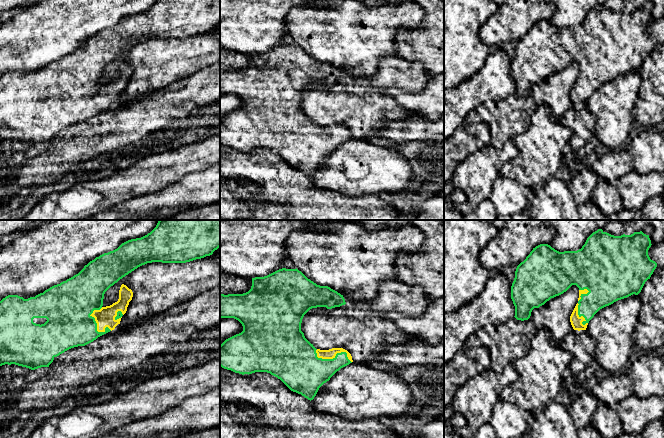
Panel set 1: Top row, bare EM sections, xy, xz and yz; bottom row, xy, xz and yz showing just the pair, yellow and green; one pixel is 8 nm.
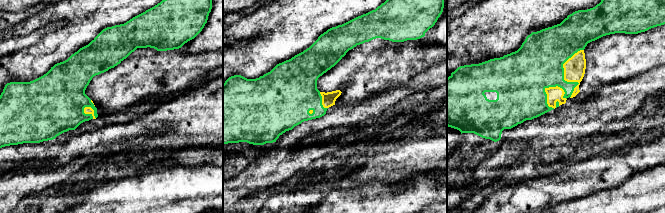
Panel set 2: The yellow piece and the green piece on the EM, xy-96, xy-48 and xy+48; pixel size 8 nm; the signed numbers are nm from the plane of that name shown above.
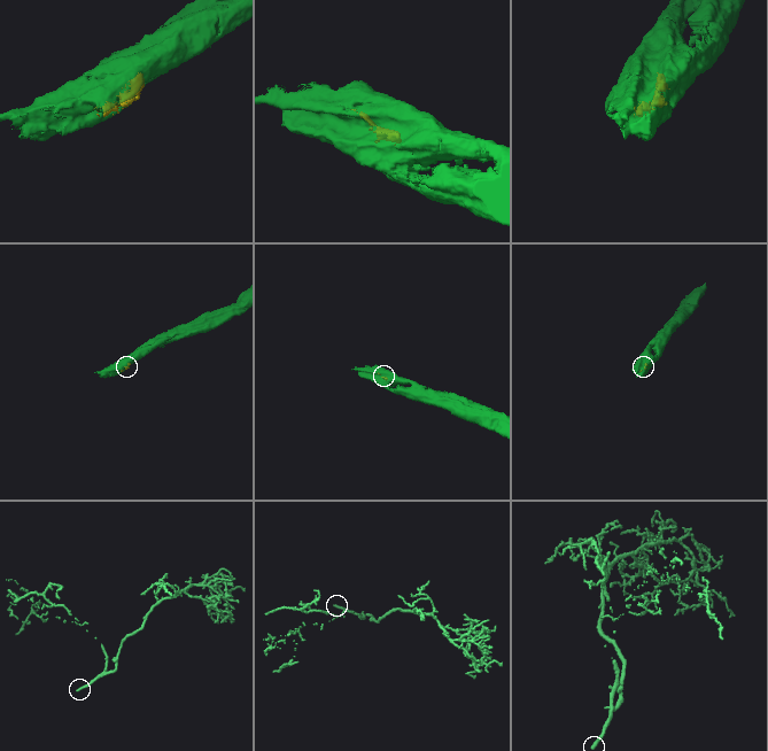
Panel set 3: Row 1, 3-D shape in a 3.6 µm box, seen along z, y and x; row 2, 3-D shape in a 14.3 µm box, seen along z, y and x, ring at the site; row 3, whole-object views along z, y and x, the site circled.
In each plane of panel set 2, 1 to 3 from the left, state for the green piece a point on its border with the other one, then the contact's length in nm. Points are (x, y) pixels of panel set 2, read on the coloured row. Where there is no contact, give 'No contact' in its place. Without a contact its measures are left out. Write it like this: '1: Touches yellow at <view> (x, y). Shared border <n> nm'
1: Touches yellow at xy-96 (93, 110). Shared border 130 nm
2: Touches yellow at xy-48 (322, 101). Shared border 150 nm
3: Touches yellow at xy+48 (557, 86). Shared border 200 nm

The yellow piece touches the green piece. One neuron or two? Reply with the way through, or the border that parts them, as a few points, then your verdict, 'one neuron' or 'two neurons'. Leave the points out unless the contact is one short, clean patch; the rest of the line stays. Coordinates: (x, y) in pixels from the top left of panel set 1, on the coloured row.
one neuron

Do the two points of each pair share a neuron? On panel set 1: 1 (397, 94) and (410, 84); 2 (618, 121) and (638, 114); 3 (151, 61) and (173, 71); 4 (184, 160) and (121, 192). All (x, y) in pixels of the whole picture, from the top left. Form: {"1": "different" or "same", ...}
{"1": "different", "2": "different", "3": "same", "4": "same"}

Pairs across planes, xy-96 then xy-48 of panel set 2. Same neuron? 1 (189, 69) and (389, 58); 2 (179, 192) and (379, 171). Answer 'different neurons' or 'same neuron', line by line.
1: same neuron
2: different neurons

